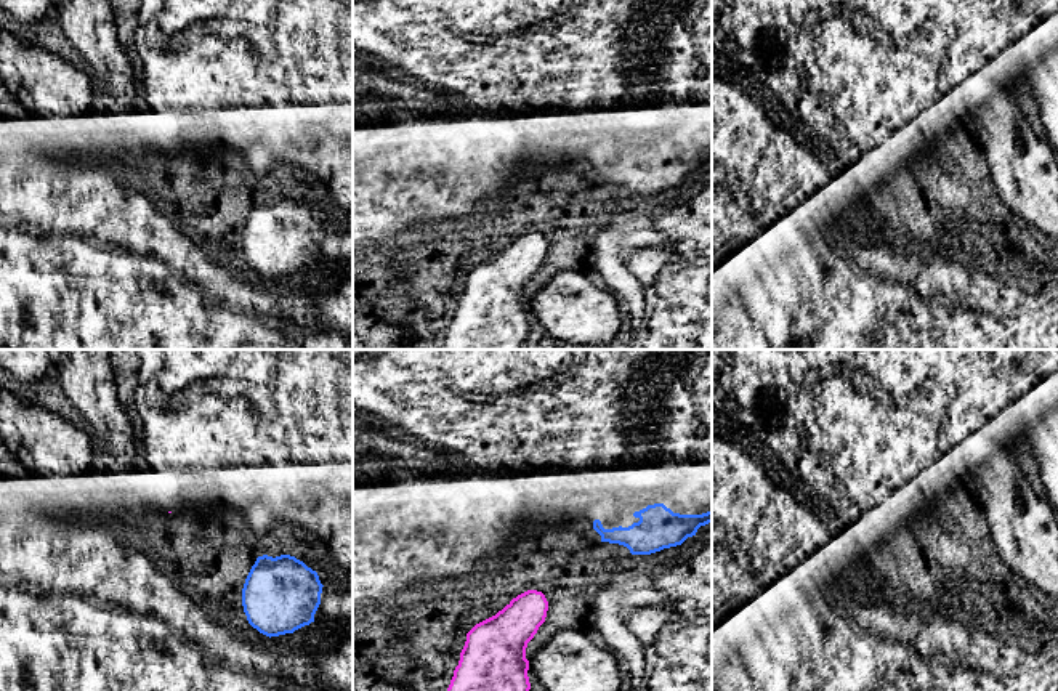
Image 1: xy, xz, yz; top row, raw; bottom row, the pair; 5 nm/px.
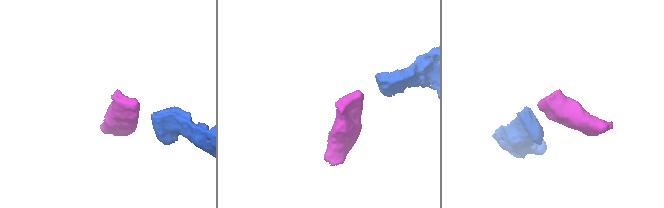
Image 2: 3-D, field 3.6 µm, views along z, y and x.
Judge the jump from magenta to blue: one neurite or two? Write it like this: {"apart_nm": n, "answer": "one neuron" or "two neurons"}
{"apart_nm": 400, "answer": "two neurons"}

